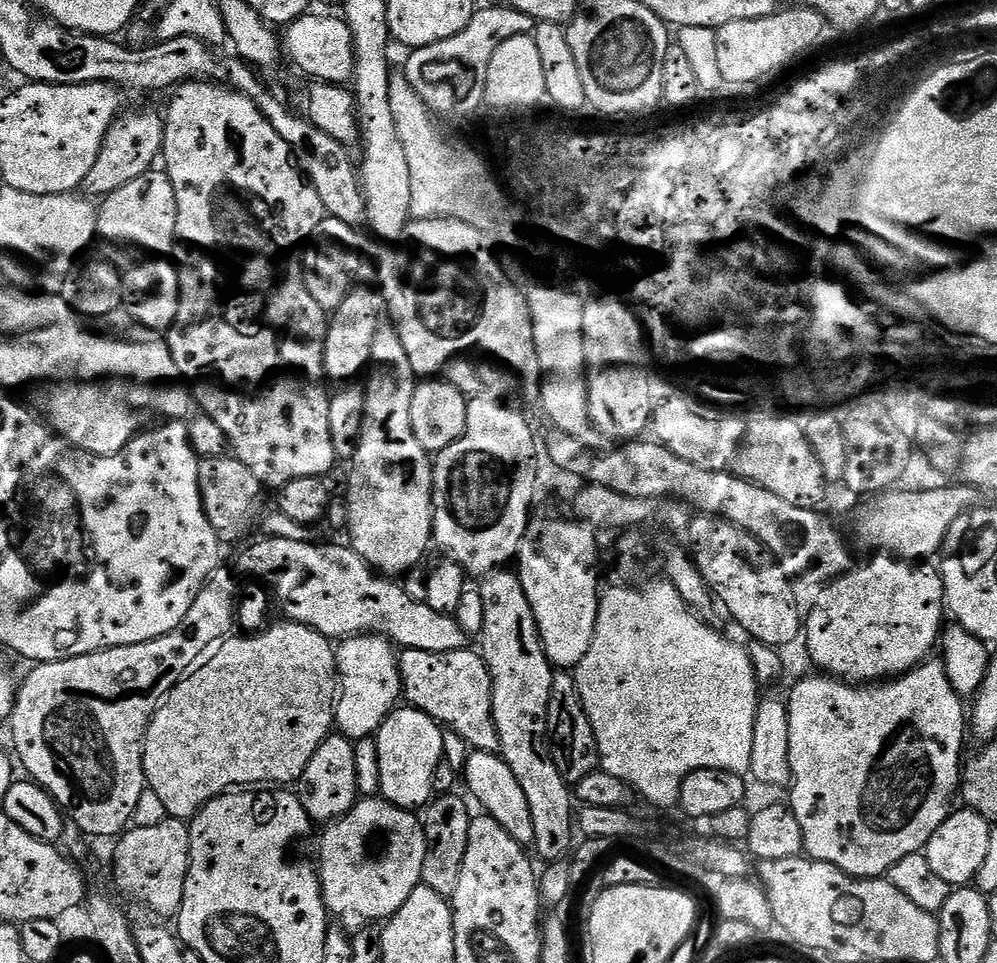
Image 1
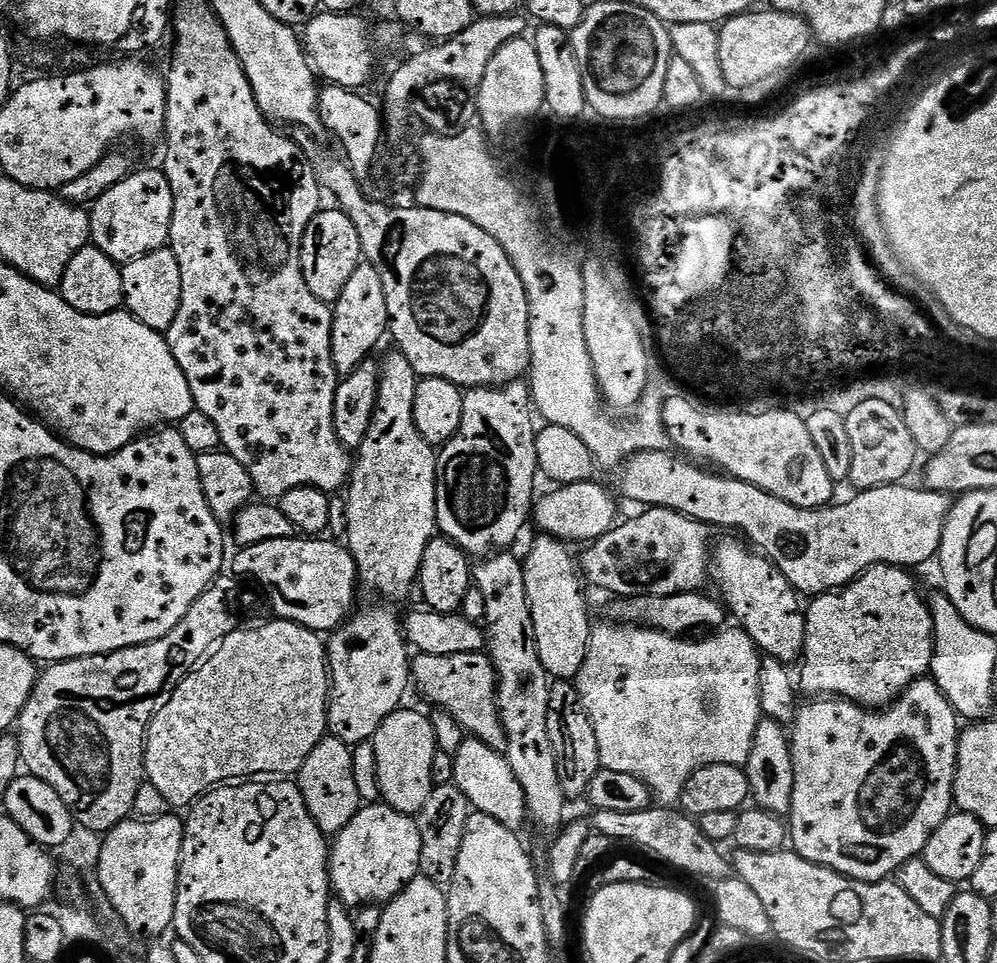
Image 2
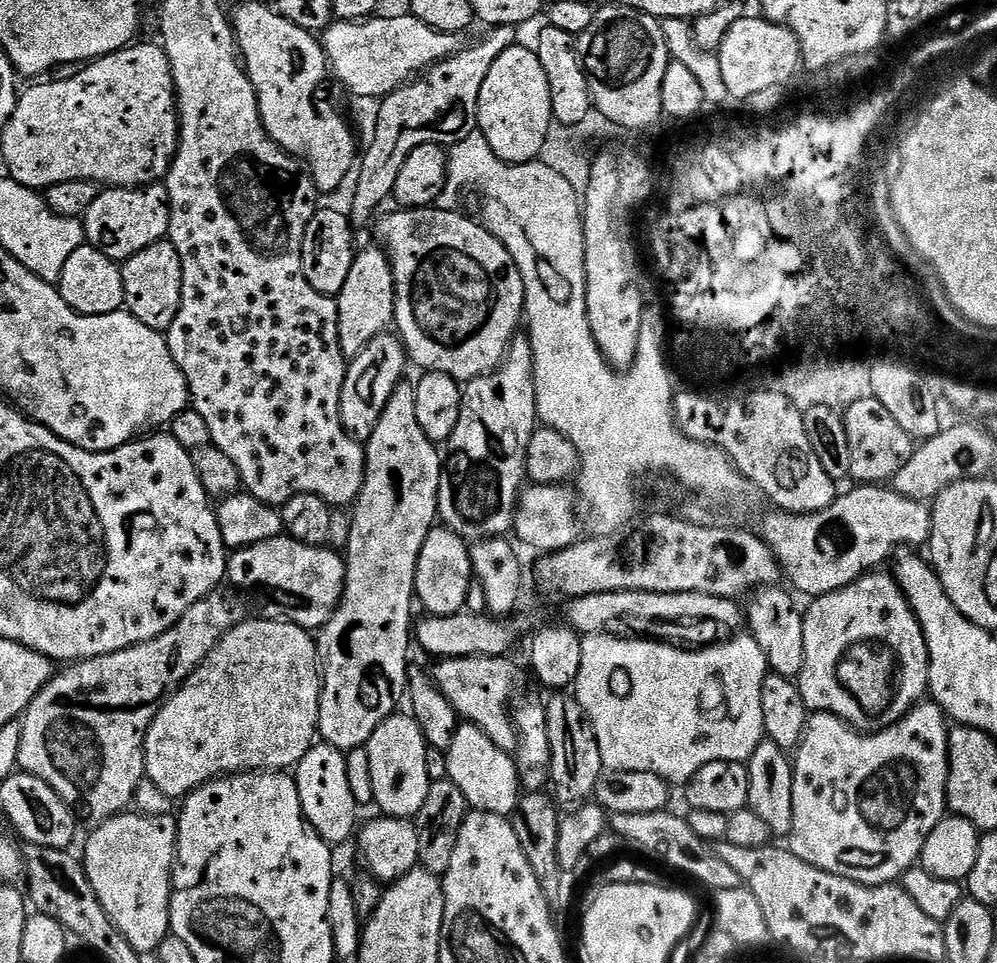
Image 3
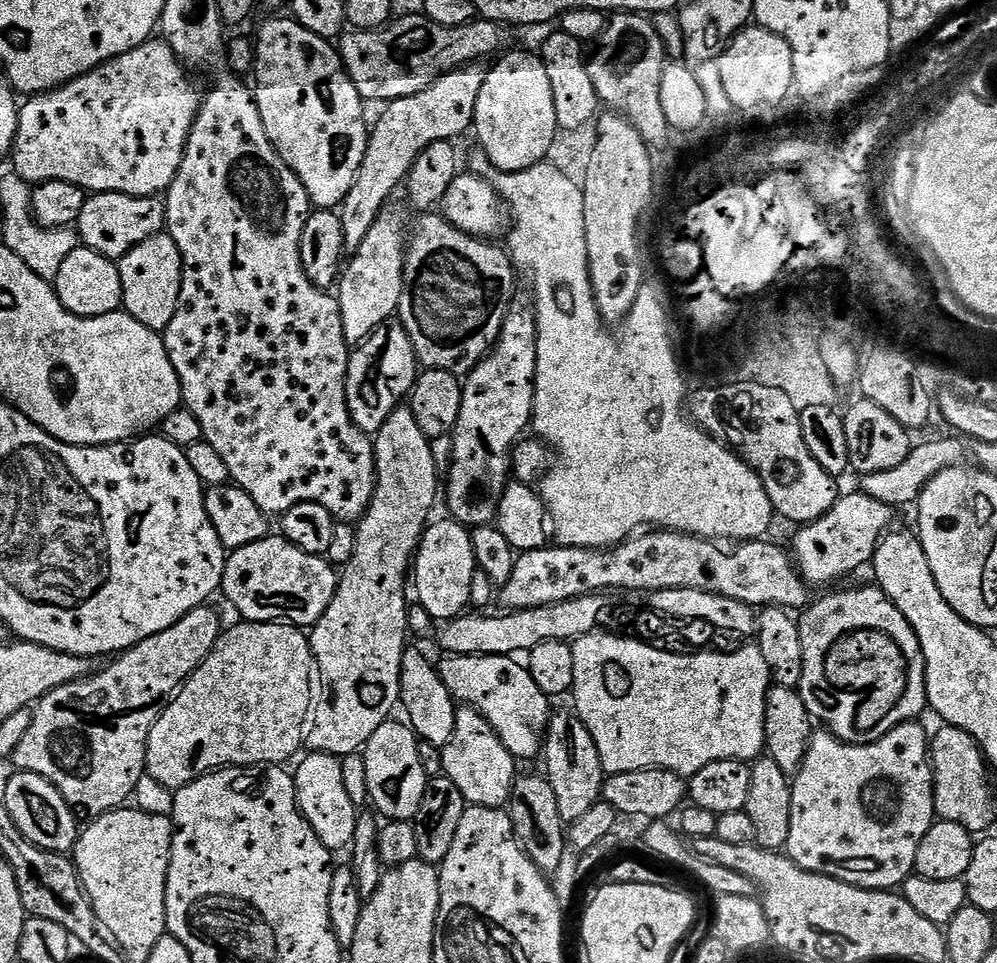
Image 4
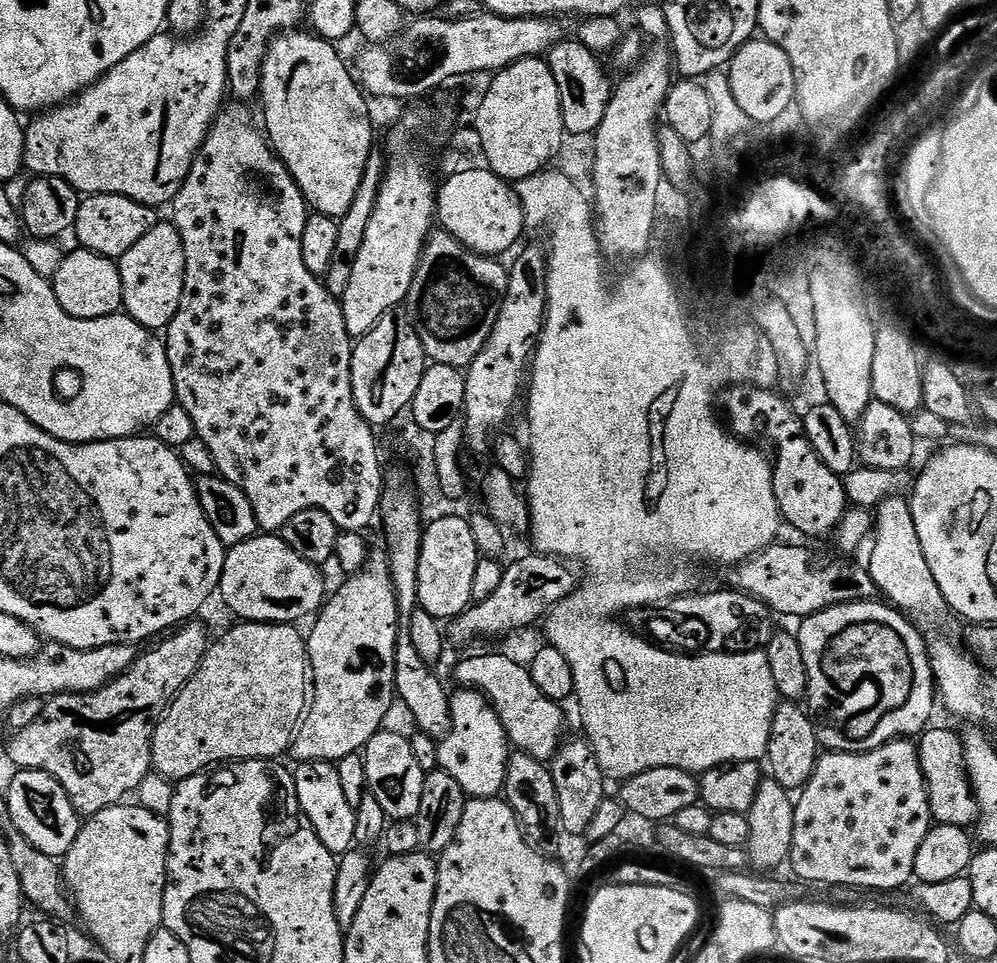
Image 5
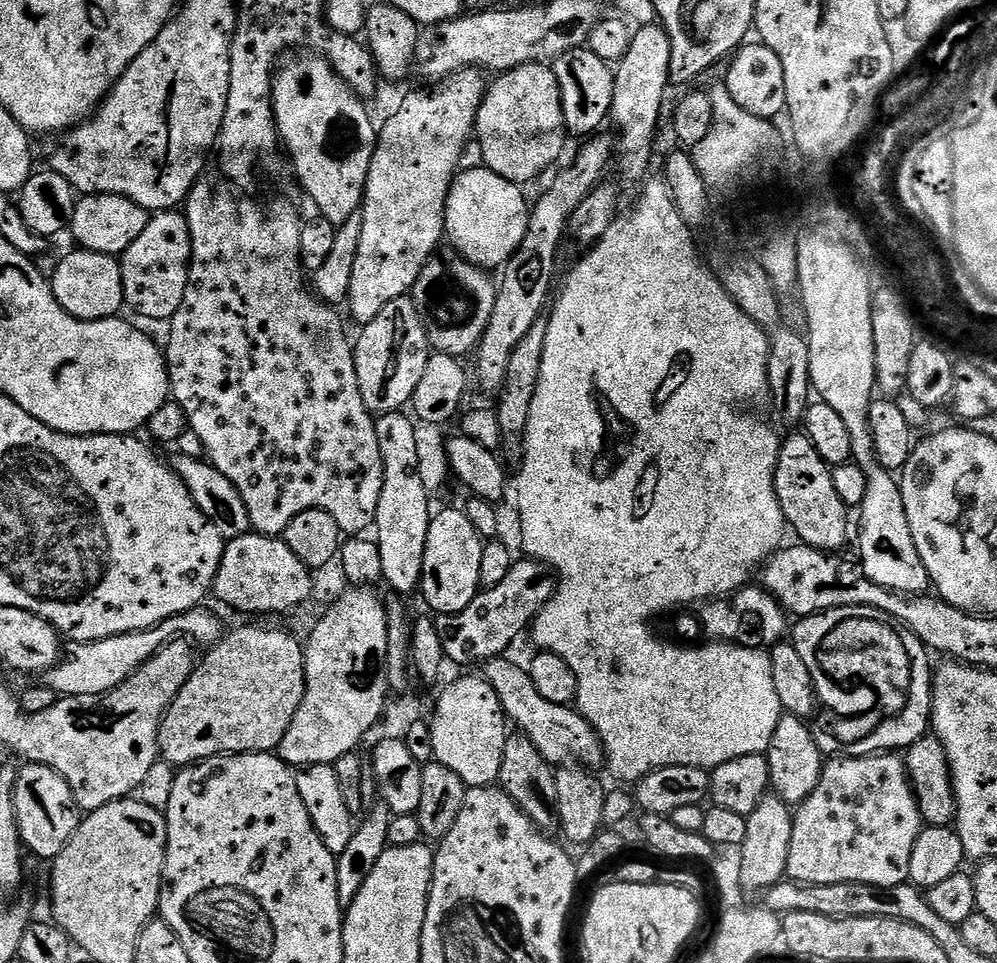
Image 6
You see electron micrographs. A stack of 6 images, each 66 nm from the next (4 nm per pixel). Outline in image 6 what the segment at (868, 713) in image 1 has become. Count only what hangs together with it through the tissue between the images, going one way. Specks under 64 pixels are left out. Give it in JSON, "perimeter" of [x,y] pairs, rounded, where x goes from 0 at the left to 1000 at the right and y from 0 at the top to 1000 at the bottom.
{"perimeter":[[[880,783],[878,785],[857,785],[854,787],[835,787],[829,790],[824,800],[824,808],[820,817],[808,833],[797,840],[794,848],[794,865],[792,866],[792,891],[790,892],[789,913],[799,914],[801,918],[836,918],[837,916],[861,916],[877,920],[901,920],[912,917],[913,887],[917,887],[917,874],[923,869],[925,853],[923,838],[911,808],[911,794],[899,783]]]}

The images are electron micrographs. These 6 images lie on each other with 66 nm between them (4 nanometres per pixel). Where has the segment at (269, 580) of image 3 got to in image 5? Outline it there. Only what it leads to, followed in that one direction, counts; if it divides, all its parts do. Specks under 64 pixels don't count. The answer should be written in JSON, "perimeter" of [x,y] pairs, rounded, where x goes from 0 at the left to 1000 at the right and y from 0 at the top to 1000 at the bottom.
{"perimeter":[[[258,555],[228,570],[219,617],[242,645],[301,646],[297,644],[312,641],[327,622],[325,598],[321,594],[324,593],[307,584],[303,575],[295,575],[280,556]]]}

